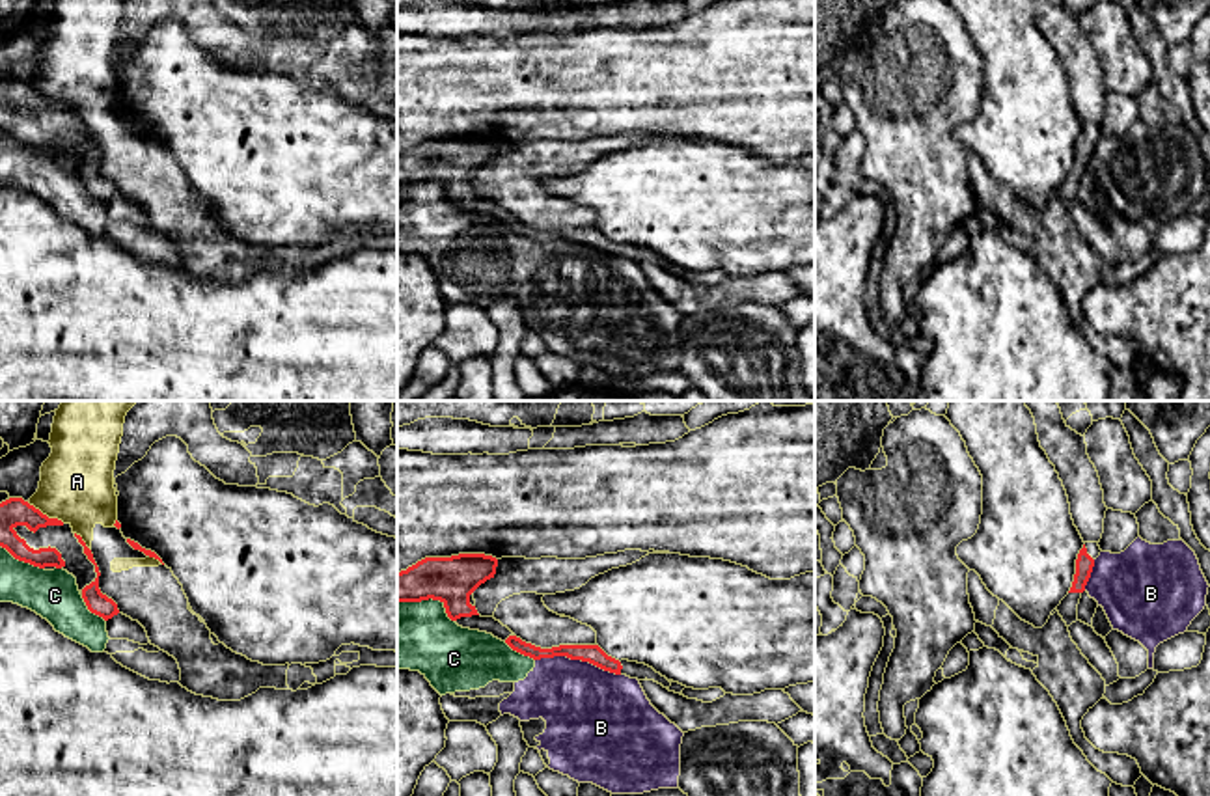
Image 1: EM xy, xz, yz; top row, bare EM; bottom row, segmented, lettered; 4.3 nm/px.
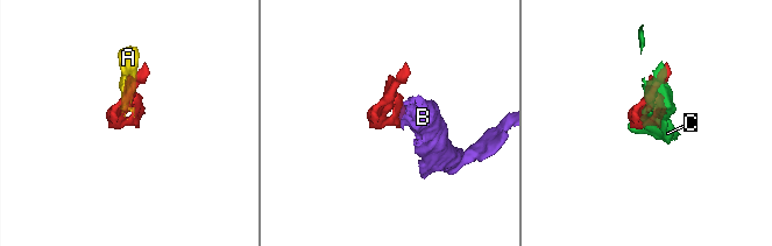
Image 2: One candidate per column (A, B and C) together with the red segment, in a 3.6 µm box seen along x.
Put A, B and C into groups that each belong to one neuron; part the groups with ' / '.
A / B C

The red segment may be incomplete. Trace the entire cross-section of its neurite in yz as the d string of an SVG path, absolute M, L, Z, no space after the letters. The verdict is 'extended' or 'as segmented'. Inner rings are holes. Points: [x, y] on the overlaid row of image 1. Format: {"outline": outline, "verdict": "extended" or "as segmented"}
{"outline": "M1085 542L1076 559L1076 574L1068 595L1057 606L1059 615L1070 626L1078 621L1078 604L1091 578L1094 559L1100 556L1098 542Z", "verdict": "extended"}

